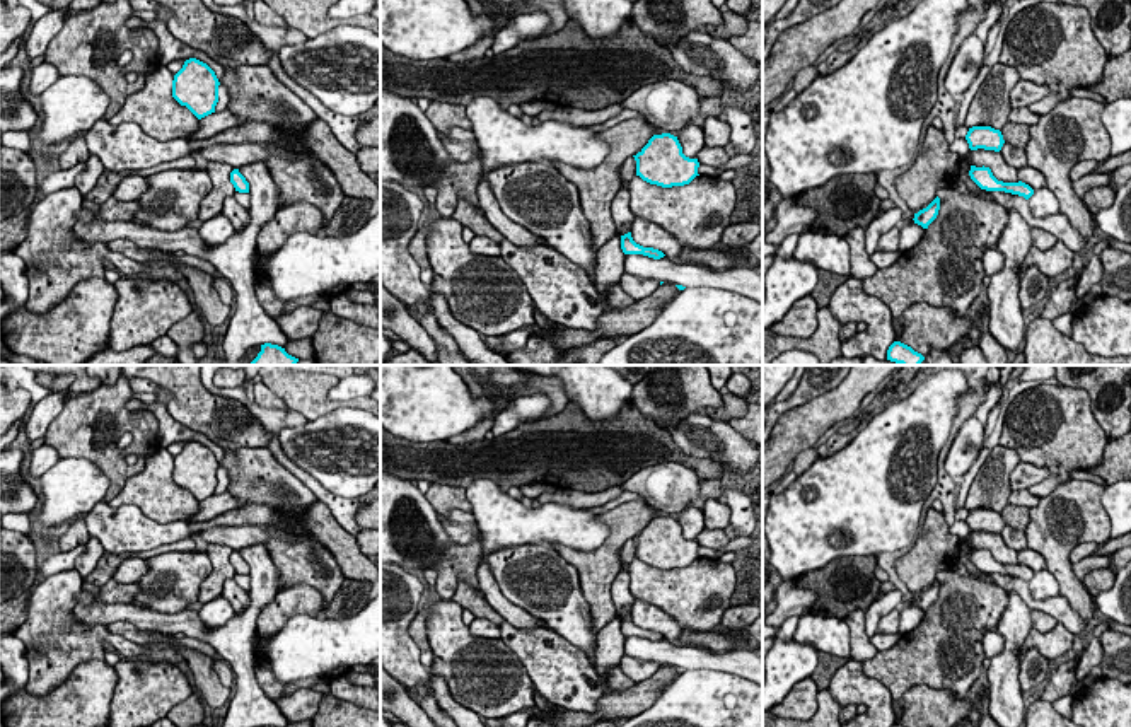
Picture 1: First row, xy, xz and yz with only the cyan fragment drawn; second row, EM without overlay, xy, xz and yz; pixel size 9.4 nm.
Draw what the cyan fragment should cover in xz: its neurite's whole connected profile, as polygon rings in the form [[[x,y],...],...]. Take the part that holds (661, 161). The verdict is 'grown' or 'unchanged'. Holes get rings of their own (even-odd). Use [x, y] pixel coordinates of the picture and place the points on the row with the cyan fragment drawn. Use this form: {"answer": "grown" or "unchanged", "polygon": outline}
{"answer": "unchanged", "polygon": [[[670,133],[653,135],[633,157],[636,176],[662,188],[684,186],[699,176],[698,159],[686,157],[677,137]]]}

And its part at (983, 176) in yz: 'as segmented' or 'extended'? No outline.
as segmented

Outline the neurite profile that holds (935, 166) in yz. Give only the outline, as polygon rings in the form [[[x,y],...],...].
[[[928,126],[914,164],[896,177],[896,189],[913,213],[926,208],[940,188],[952,188],[960,171],[960,157],[948,150],[943,131]]]

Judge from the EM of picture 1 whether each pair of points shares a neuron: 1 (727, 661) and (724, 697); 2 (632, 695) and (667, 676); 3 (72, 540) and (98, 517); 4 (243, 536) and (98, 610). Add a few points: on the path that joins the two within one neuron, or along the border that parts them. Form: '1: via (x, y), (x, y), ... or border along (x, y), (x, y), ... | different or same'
1: border along (686, 669), (720, 669), (739, 674), (744, 680) | different
2: via (640, 695), (659, 681) | same
3: border along (82, 517), (89, 536) | different
4: border along (265, 545), (246, 545), (239, 552) | different

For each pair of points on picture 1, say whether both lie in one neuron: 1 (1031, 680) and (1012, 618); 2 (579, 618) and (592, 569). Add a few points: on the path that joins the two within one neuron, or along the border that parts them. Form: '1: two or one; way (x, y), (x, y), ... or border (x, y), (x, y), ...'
1: two; border (1019, 661), (1019, 688), (1022, 692)
2: two; border (567, 562), (577, 570), (596, 635)

